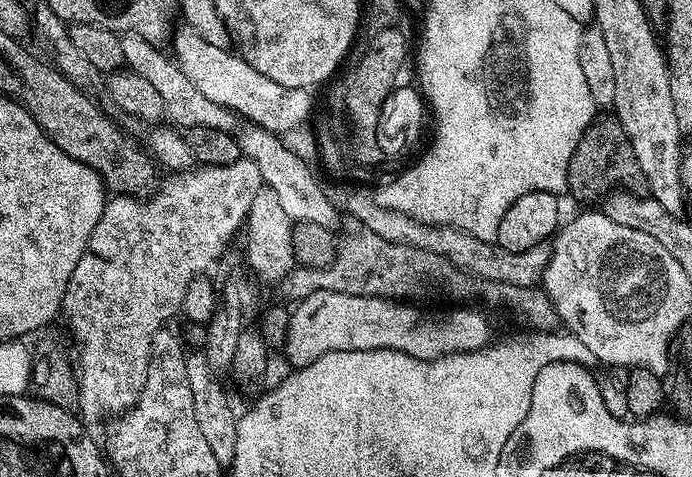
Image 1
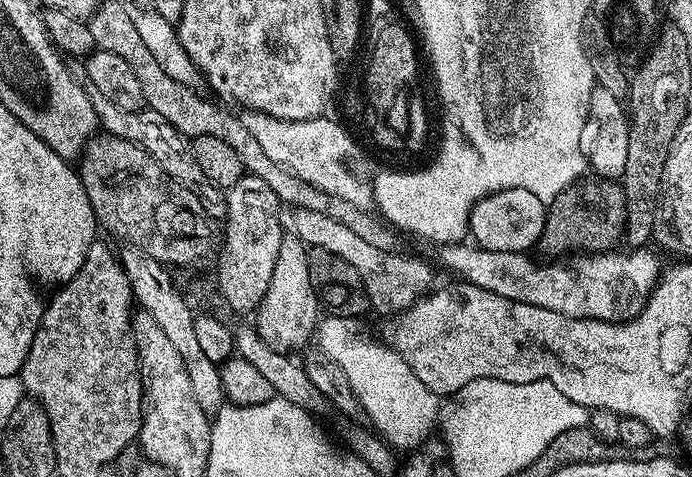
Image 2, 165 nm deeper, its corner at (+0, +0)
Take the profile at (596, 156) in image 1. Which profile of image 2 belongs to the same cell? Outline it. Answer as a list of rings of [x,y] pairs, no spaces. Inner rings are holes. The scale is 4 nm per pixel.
[[[584,178],[570,185],[547,205],[544,229],[538,245],[539,251],[542,250],[548,255],[545,257],[560,258],[565,254],[611,252],[619,245],[616,243],[621,243],[626,222],[626,198],[623,187],[615,180],[588,179]]]

